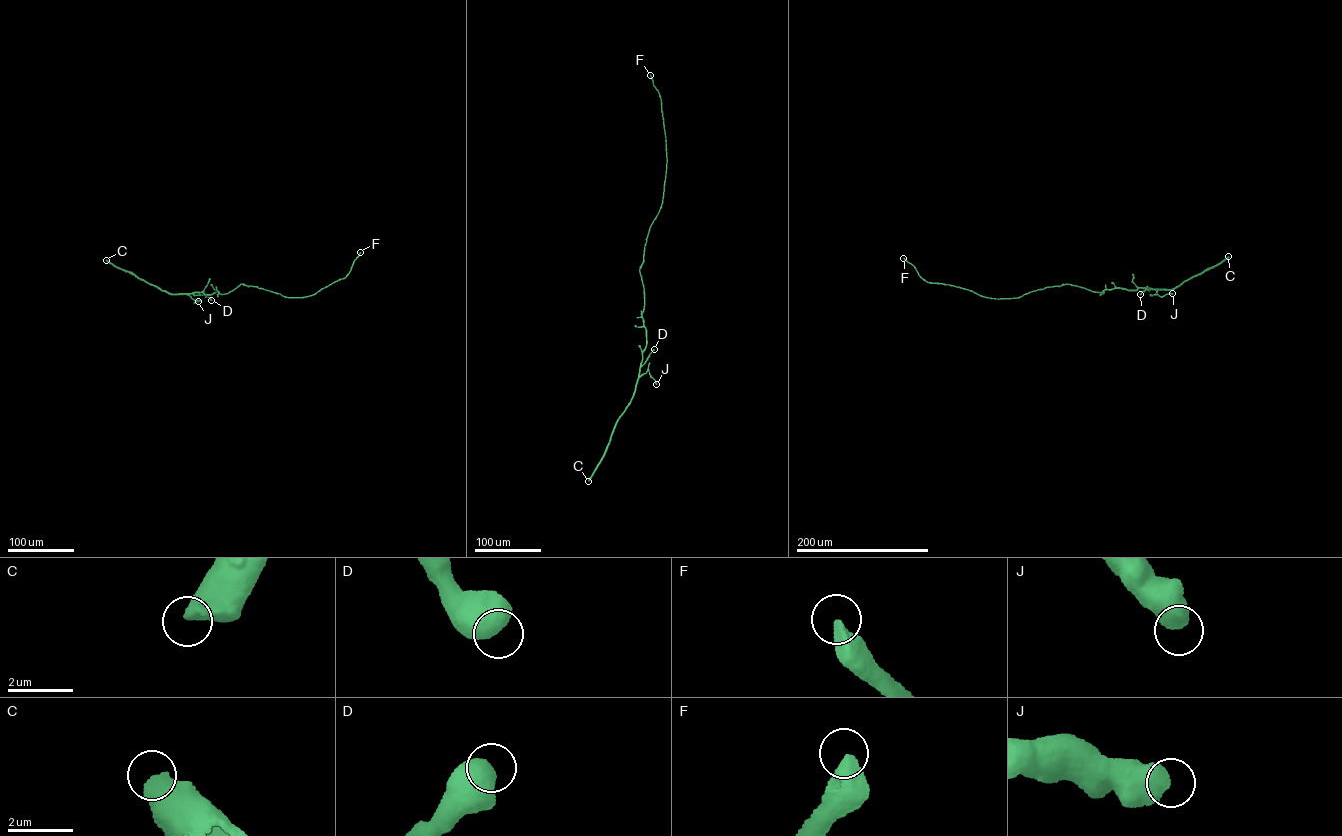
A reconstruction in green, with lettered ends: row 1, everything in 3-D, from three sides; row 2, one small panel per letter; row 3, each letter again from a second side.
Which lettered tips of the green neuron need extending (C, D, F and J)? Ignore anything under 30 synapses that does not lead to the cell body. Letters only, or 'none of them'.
F

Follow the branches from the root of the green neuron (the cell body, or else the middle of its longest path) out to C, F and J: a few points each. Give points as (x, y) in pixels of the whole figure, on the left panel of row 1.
C: (238, 286), (221, 294), (216, 291), (207, 295), (202, 292), (172, 294), (106, 260)
F: (238, 286), (257, 286), (287, 297), (309, 296), (346, 277), (360, 252)
J: (238, 286), (221, 294), (216, 291), (207, 295), (202, 292), (187, 294), (196, 300), (194, 302), (198, 301)

